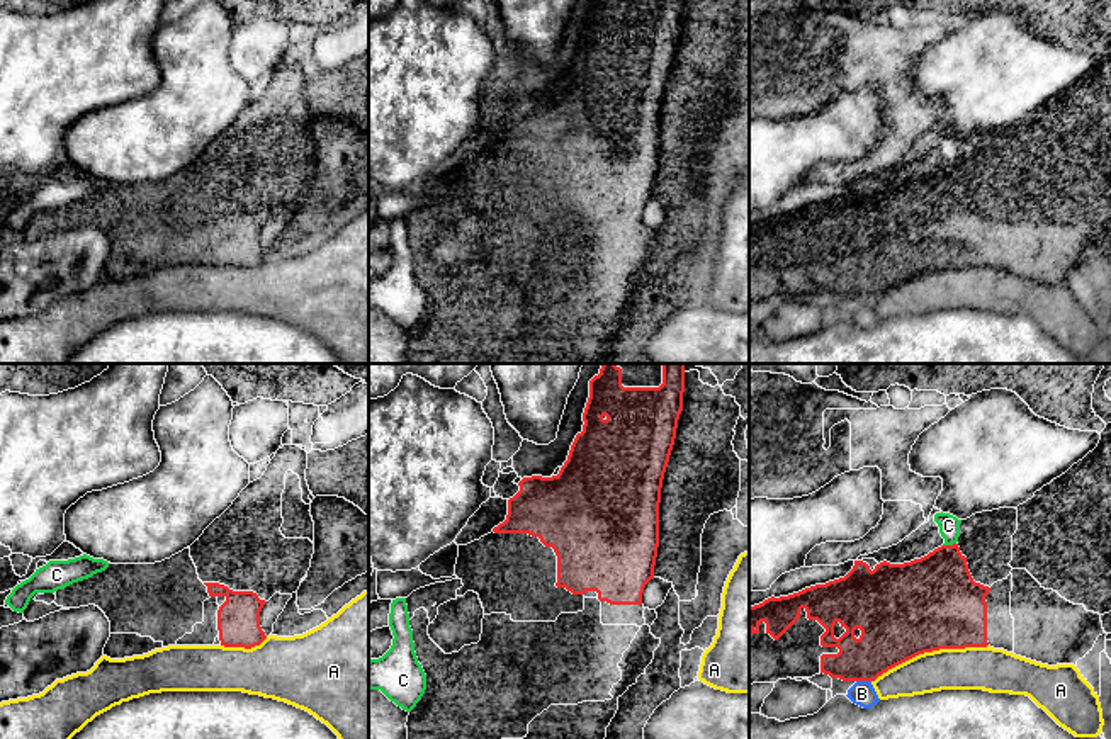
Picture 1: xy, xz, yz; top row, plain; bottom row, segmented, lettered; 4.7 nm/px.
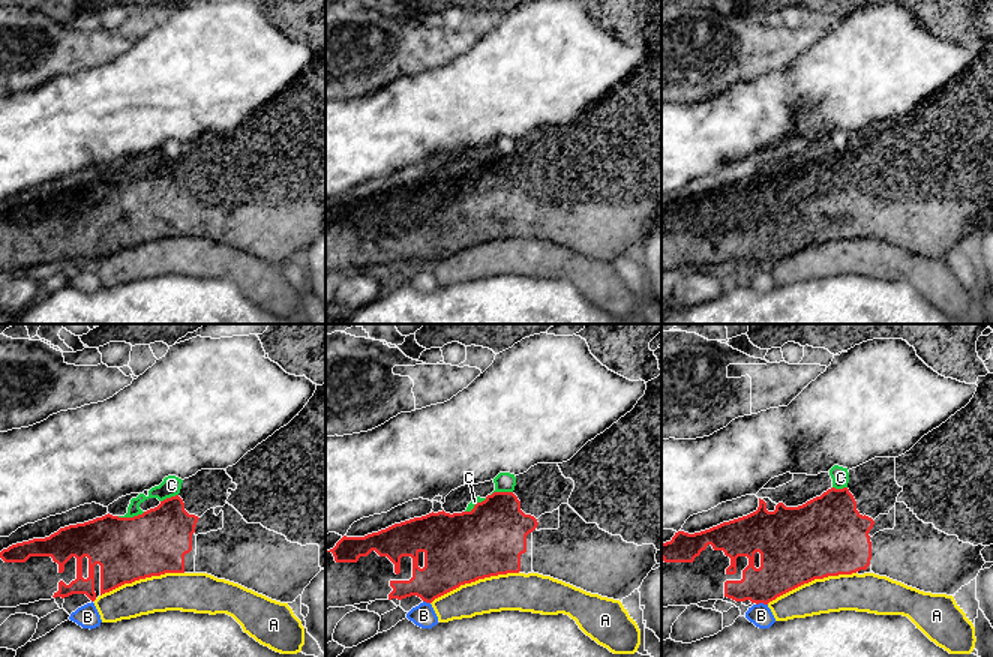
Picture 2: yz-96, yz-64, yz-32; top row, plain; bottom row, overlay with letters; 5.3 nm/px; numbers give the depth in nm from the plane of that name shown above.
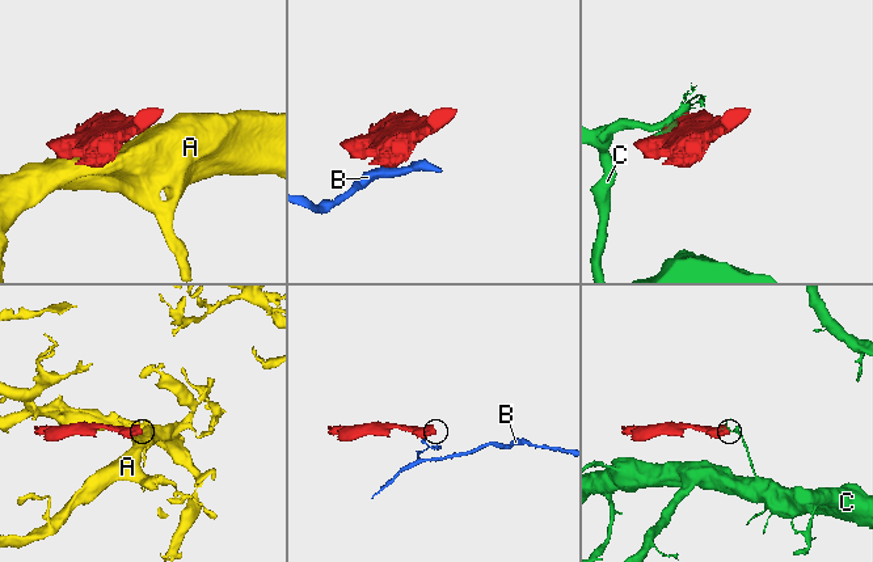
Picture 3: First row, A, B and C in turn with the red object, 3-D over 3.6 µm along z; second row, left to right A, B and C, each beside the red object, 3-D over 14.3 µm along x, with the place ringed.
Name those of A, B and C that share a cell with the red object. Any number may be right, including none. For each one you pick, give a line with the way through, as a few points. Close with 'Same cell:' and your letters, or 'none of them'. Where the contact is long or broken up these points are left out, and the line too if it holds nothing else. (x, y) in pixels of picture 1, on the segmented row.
Same cell: none of them

